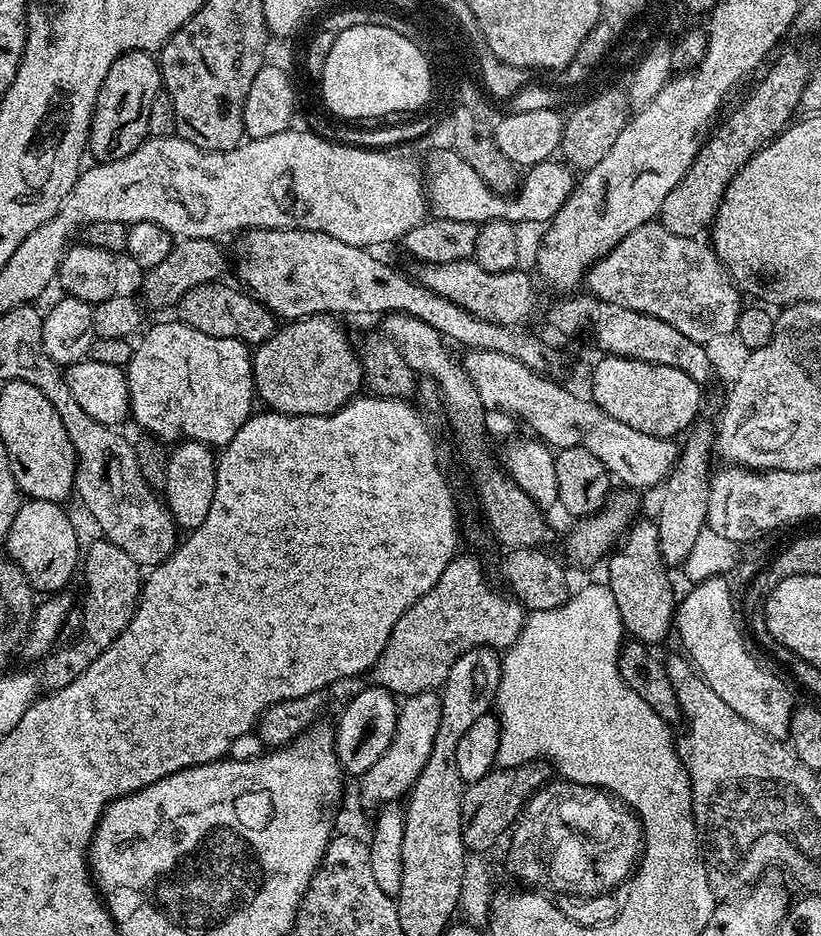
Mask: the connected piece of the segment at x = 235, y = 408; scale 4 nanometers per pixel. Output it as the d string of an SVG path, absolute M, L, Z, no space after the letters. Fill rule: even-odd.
M179 322L156 324L146 332L139 337L140 345L137 346L132 361L126 364L132 403L131 419L136 419L137 426L144 428L140 430L164 442L197 440L200 444L209 446L229 444L254 412L252 352L249 345L234 338L214 338L210 334L202 334L202 330L194 330Z

